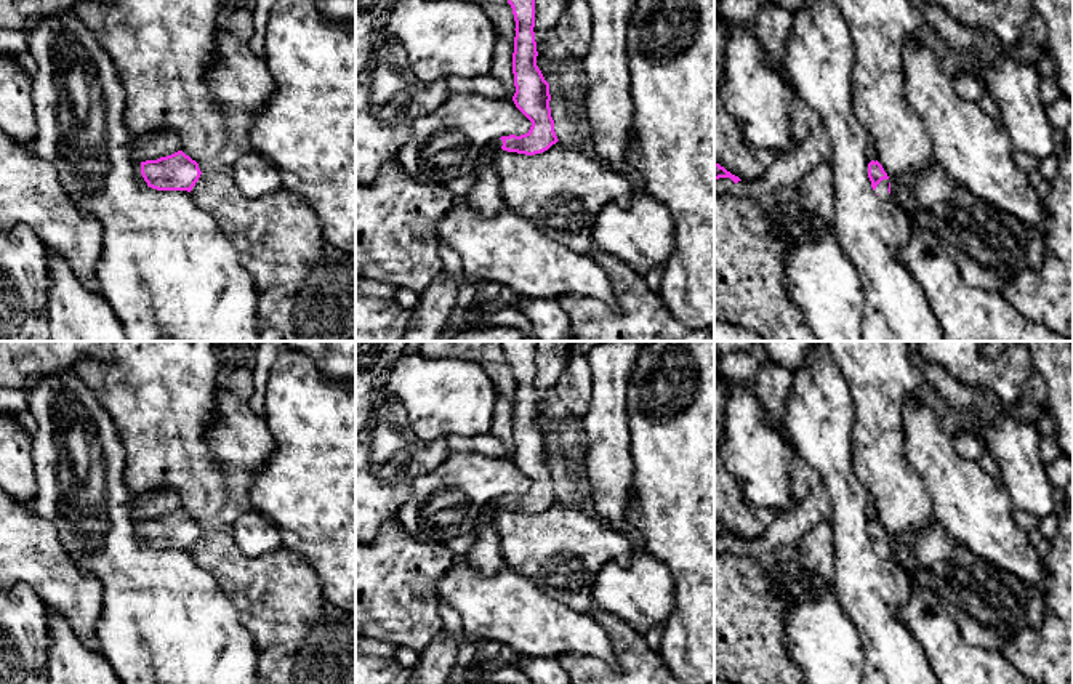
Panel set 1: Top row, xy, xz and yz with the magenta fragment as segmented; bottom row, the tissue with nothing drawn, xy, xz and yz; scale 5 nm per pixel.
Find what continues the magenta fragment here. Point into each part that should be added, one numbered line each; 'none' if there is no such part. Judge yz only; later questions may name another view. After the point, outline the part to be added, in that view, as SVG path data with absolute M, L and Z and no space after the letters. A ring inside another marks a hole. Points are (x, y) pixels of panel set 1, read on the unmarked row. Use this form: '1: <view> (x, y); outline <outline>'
1: yz (931, 545); outline M934 519L934 522L921 532L905 533L897 541L882 538L874 551L882 559L894 559L895 548L906 548L916 565L929 567L951 559L958 545L959 543L945 530L945 527Z

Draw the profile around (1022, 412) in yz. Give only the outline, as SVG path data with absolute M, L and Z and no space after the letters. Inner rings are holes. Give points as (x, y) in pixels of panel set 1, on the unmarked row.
M1014 402L1003 407L1003 413L1020 423L1038 423L1049 410L1044 405Z

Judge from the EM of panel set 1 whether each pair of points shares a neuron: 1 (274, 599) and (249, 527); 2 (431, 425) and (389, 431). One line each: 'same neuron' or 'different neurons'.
1: different neurons
2: different neurons

